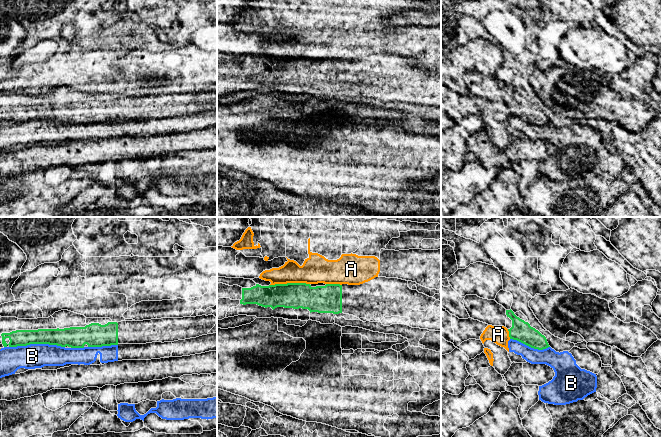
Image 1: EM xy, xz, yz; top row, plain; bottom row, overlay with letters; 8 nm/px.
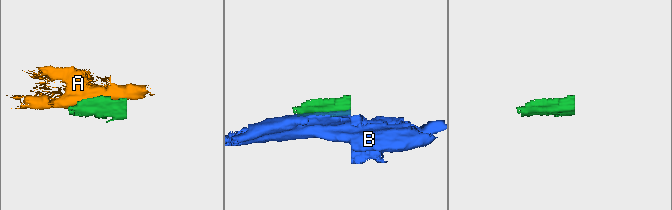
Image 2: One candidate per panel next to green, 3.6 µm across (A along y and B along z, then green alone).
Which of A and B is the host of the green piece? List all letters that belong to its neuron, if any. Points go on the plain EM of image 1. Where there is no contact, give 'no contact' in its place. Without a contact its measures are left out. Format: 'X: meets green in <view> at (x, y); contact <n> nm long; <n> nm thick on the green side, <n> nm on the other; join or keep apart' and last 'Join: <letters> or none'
A: meets green in xz at (289, 59); contact 320 nm long; 200 nm thick on the green side, 220 nm on the other; keep apart
B: meets green in xy at (36, 119); contact 440 nm long; 140 nm thick on the green side, 200 nm on the other; keep apart
Join: none

